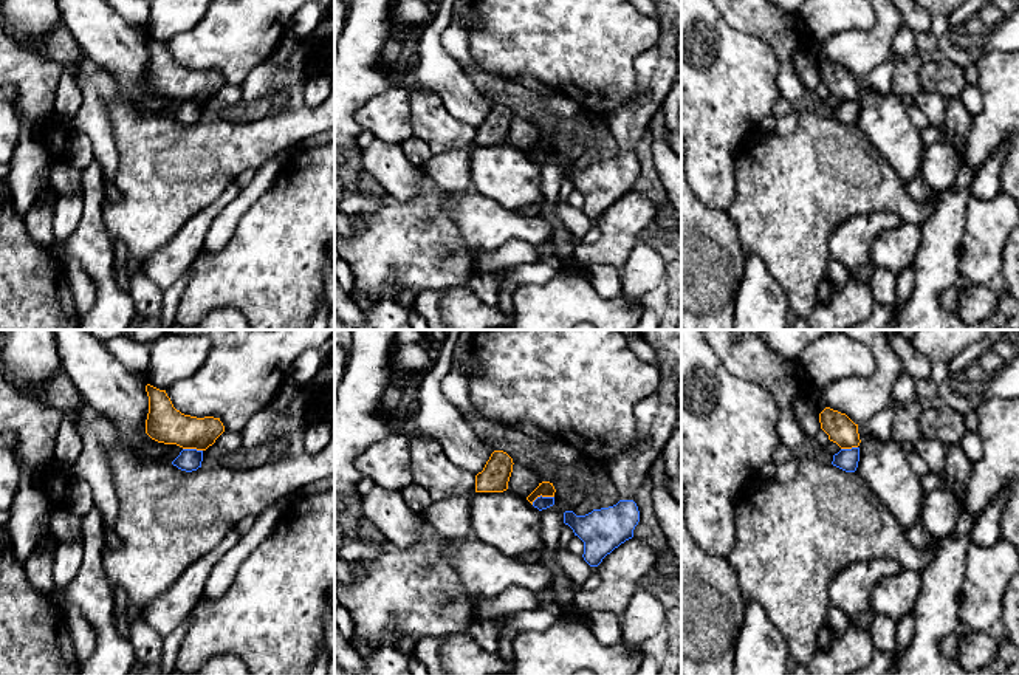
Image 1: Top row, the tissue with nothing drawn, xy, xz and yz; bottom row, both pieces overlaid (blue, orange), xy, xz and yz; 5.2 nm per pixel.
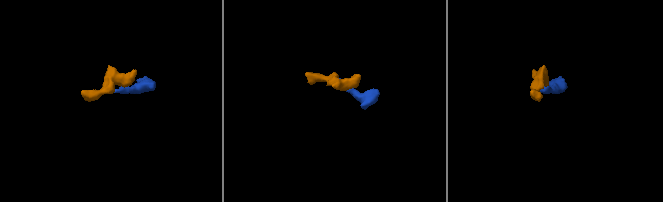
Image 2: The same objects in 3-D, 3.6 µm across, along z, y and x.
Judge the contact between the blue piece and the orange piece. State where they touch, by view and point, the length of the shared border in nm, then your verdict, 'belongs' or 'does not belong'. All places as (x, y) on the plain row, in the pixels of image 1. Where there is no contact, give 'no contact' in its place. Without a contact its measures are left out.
contact xz (541, 149); length 130 nm; belongs

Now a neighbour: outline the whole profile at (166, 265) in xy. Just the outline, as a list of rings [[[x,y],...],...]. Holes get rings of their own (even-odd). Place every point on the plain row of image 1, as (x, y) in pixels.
[[[232,181],[223,194],[203,211],[190,217],[186,224],[160,249],[146,257],[146,276],[163,291],[172,286],[203,252],[204,237],[217,215],[240,194]]]

